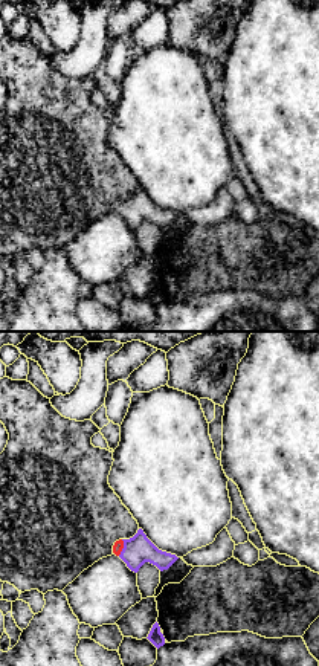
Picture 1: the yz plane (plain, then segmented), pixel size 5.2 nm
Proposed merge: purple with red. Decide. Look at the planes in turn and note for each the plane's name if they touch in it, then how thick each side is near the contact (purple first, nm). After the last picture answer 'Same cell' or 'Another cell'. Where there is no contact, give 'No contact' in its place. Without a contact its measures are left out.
Touches purple in yz. Thickness 150 nm (purple) against 50 nm

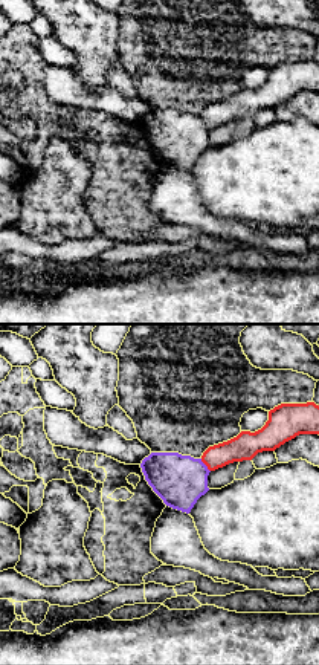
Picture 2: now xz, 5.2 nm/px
Touches purple in xz. Thickness 280 nm (purple) against 150 nm

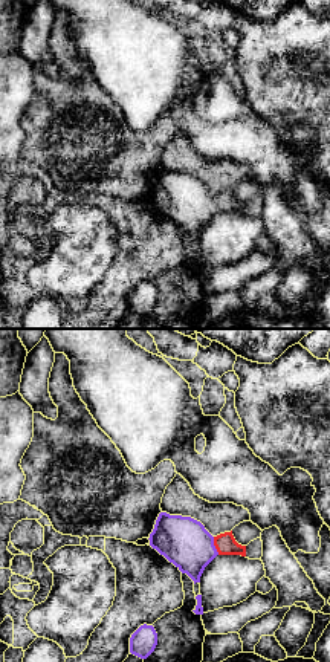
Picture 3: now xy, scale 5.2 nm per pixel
Touches purple in xy. Thickness 260 nm (purple) against 110 nm

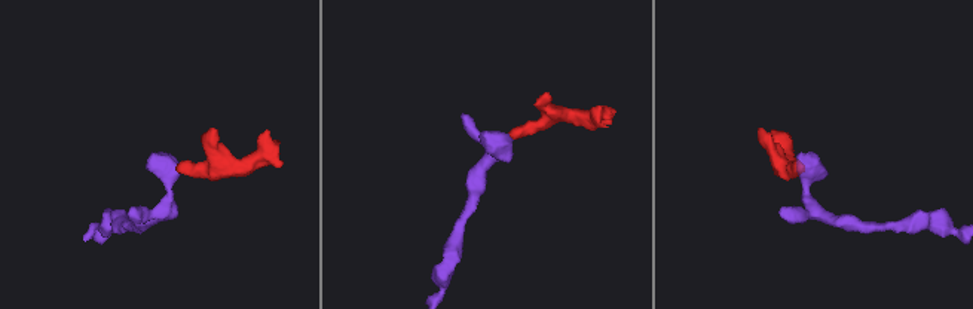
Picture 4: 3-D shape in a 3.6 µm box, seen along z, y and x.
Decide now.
Same cell

